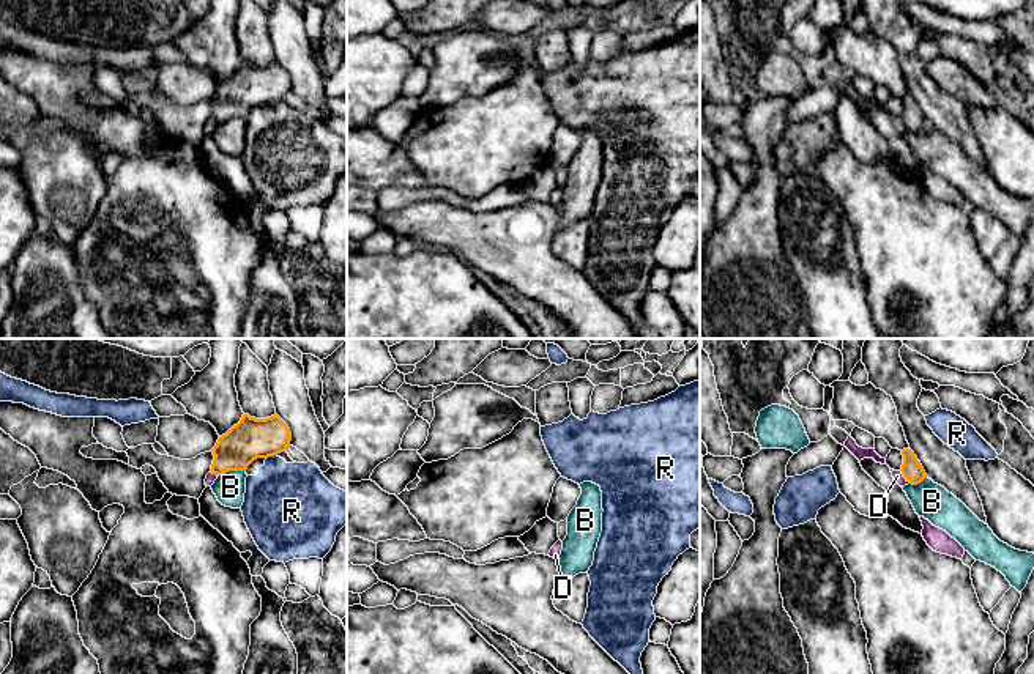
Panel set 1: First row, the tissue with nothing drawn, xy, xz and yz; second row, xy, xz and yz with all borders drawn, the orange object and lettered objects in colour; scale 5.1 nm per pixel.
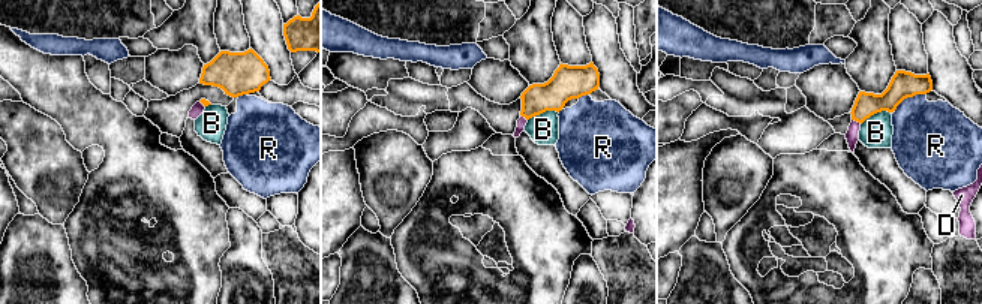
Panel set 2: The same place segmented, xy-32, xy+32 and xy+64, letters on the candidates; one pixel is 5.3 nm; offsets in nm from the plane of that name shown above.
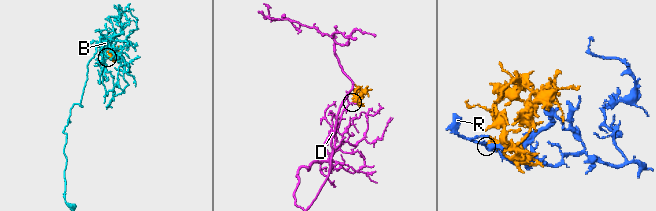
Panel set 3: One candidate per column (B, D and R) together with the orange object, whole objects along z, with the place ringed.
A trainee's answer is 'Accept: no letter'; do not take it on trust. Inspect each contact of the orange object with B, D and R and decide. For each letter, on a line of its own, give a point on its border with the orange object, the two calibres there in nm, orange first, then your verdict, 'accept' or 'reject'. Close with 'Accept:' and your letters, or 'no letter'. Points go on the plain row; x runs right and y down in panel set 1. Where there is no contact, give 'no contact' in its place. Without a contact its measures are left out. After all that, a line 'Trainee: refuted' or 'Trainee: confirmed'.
B: meets orange in xy at (230, 117); 220 nm thick on the orange side, 160 nm on the other; reject
D: meets orange in yz at (905, 125); 110 nm thick on the orange side, 50 nm on the other; reject
R: meets orange in xy at (271, 103); 220 nm thick on the orange side, 400 nm on the other; reject
Accept: no letter
Trainee: confirmed

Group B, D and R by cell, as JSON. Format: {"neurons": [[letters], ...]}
{"neurons": [["B"], ["D"], ["R"]]}

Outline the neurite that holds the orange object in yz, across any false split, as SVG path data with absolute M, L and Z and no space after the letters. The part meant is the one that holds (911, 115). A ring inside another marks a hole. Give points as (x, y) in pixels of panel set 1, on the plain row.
M903 96L902 102L903 102L903 112L902 112L903 124L906 126L906 129L913 132L921 131L927 124L921 109L917 107L917 104L911 96Z

